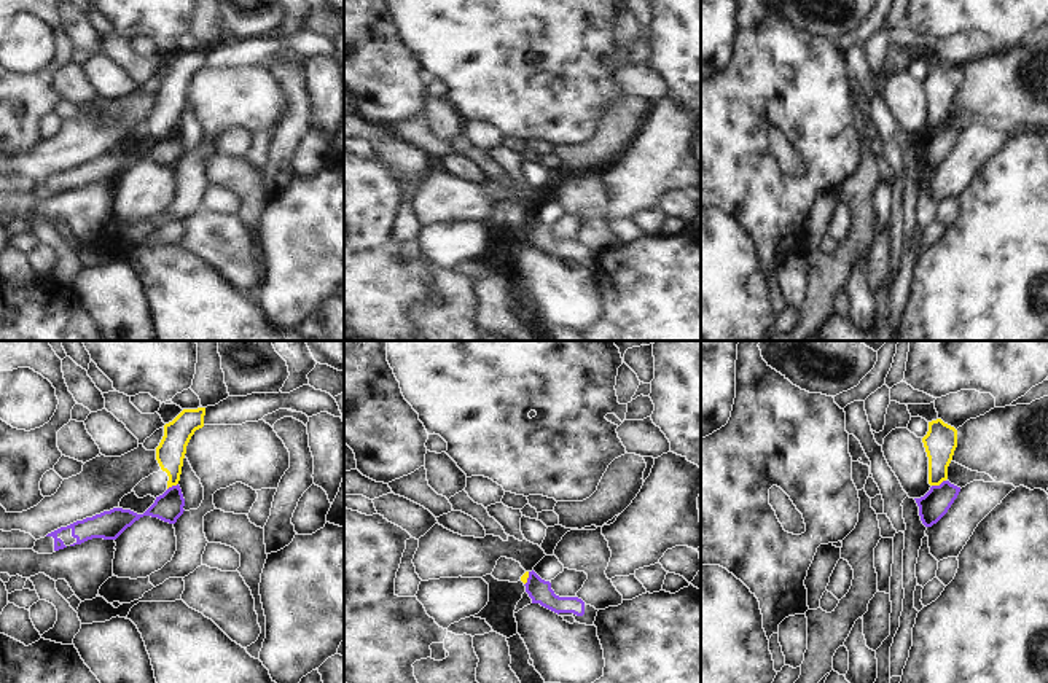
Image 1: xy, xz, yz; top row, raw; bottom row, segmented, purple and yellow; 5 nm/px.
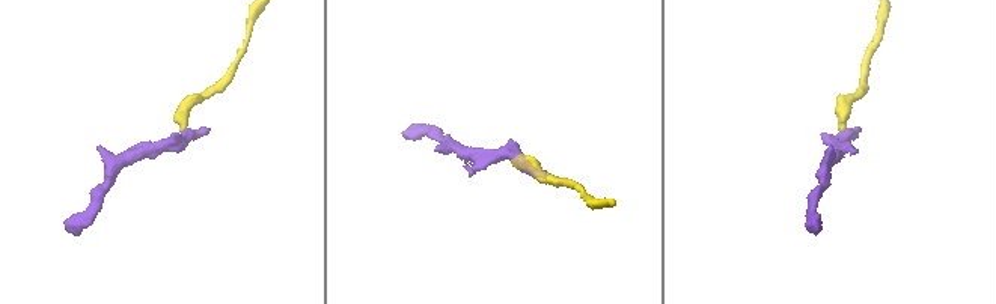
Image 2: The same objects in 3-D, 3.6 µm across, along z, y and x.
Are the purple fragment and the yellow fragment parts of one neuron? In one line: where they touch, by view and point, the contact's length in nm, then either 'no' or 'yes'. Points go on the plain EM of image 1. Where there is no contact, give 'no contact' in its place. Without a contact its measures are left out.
meets purple in yz at (940, 128); contact 80 nm long; no

